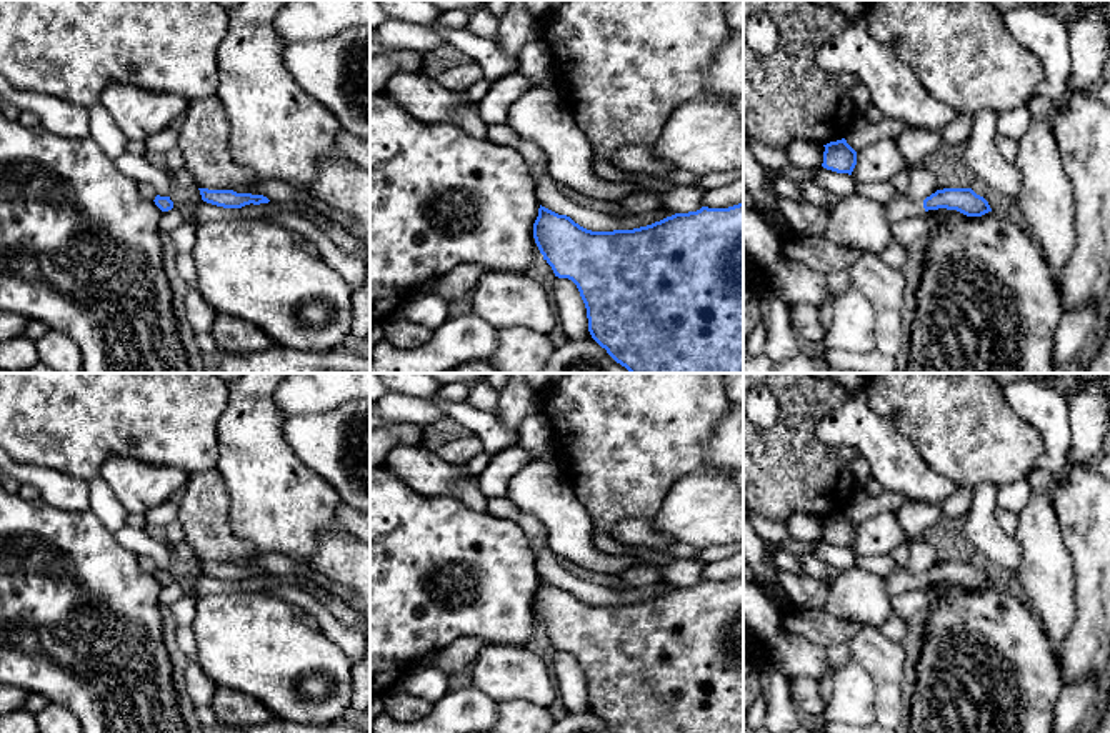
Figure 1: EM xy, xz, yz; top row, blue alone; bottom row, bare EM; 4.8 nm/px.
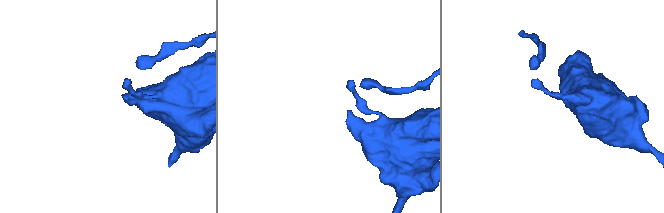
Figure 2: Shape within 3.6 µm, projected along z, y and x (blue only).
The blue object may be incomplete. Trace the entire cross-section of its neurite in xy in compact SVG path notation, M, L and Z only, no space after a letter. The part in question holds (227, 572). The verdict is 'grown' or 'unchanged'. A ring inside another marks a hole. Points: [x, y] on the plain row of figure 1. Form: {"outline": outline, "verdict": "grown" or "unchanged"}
{"outline": "M198 561L202 573L223 581L242 581L245 578L268 576L270 573L263 568L237 566L233 563L208 563Z", "verdict": "unchanged"}

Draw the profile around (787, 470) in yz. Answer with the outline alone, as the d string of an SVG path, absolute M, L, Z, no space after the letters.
M743 373L743 396L753 386L767 386L775 395L778 420L772 428L758 428L743 410L745 510L783 525L793 513L827 518L845 511L858 488L850 468L858 451L848 445L823 443L815 431L850 393L837 381L812 373Z

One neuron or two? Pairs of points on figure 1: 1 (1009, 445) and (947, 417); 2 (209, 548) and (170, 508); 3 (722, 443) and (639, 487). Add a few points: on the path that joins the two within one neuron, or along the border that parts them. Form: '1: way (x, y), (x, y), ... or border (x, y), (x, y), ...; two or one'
1: way (994, 443), (972, 435), (962, 425); one
2: border (179, 503), (175, 523); two
3: border (720, 415), (705, 445), (705, 465); two

